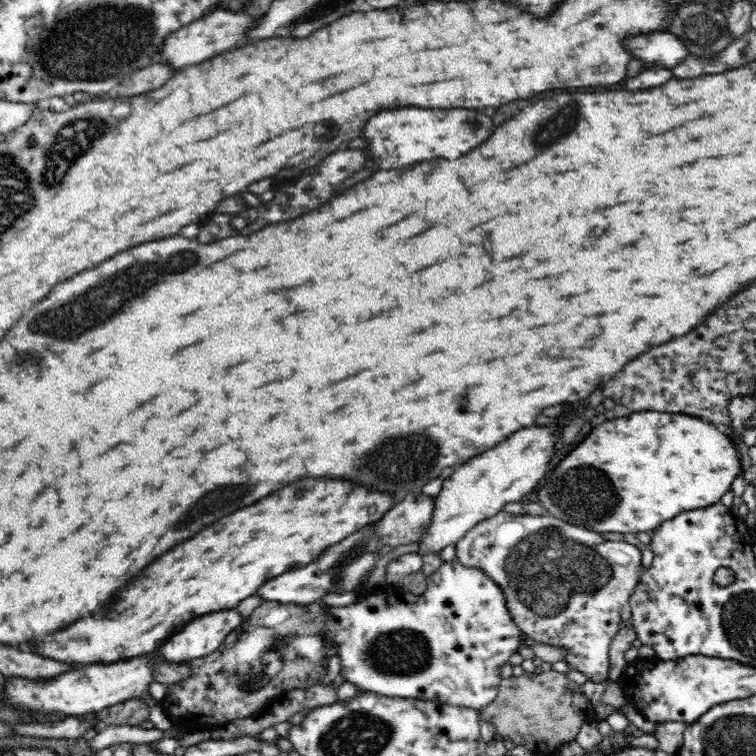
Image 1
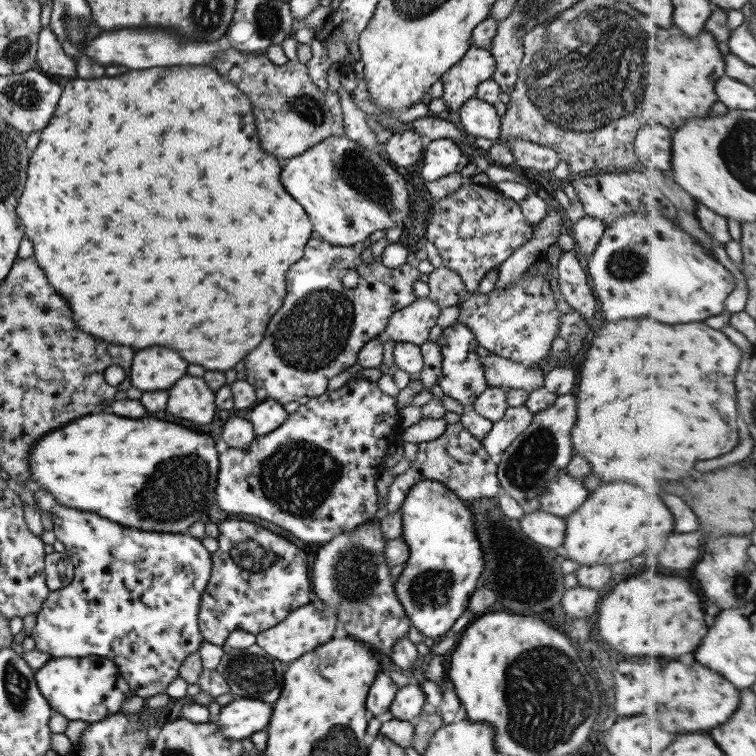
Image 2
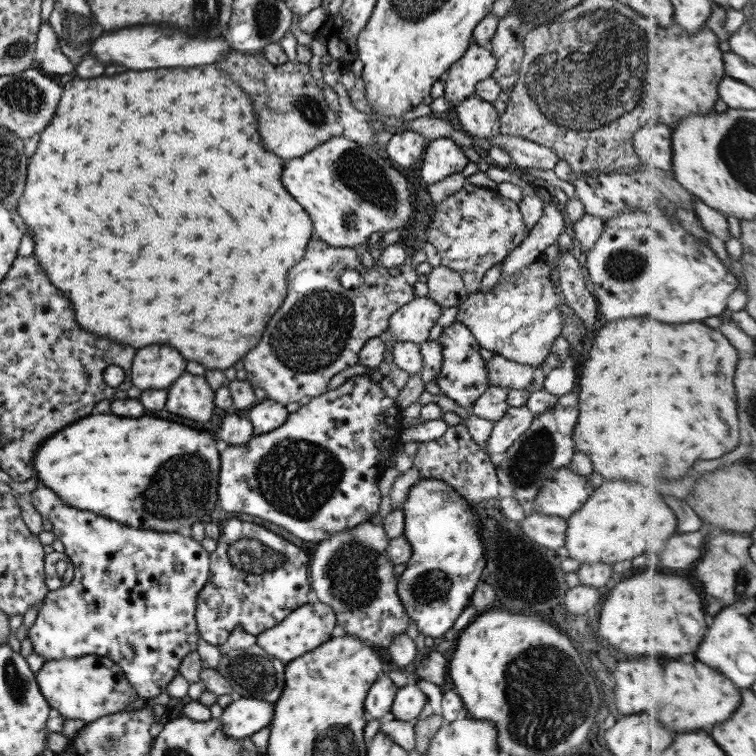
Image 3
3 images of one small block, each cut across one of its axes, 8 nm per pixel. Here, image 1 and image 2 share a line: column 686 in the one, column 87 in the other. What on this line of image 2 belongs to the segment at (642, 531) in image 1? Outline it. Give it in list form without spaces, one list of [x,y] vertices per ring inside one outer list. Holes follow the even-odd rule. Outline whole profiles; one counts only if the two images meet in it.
[[[89,414],[89,416],[80,416],[59,428],[54,428],[53,432],[40,436],[30,450],[27,458],[27,466],[30,470],[30,480],[34,480],[33,488],[43,489],[50,492],[53,498],[59,504],[67,508],[95,513],[101,518],[116,522],[117,524],[134,528],[140,531],[149,532],[168,532],[181,533],[185,532],[194,522],[202,520],[204,514],[215,503],[216,476],[218,473],[218,453],[215,451],[215,442],[207,434],[195,434],[187,428],[181,428],[171,422],[155,420],[155,418],[139,418],[139,420],[127,420],[119,418],[115,414]]]

